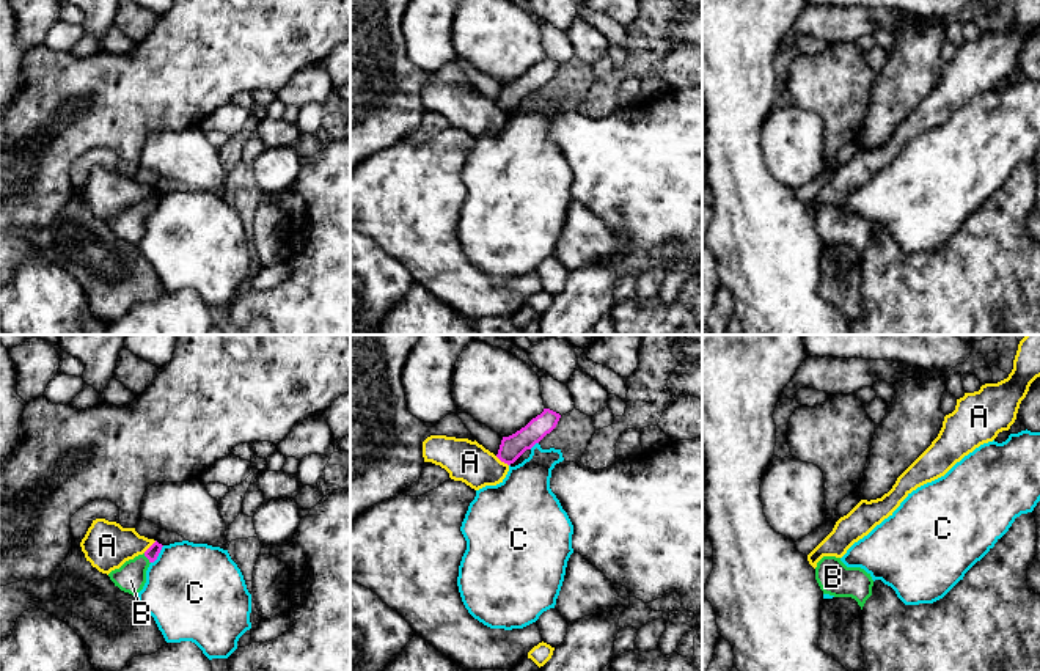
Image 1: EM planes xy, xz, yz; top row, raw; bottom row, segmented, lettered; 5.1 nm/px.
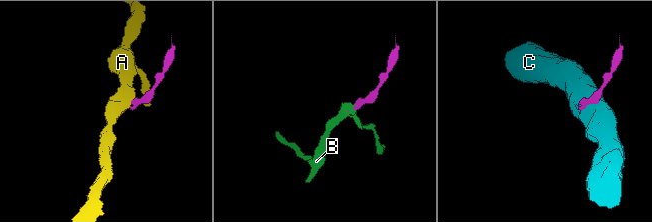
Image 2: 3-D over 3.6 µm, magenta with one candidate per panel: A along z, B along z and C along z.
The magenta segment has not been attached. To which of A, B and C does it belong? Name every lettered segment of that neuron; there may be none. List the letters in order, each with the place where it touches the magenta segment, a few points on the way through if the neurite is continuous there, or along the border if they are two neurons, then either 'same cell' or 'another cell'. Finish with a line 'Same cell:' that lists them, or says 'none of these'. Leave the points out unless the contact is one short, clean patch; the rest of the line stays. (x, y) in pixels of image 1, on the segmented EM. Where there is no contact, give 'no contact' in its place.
A: meets magenta in xz at (501, 461); border along xz (495, 456), (508, 465); another cell
B: meets magenta in xy at (146, 557); runs through xy (151, 553), (146, 557), (131, 577); same cell
C: meets magenta in xy at (157, 555); border along xy (164, 546), (151, 563); another cell
Same cell: B

